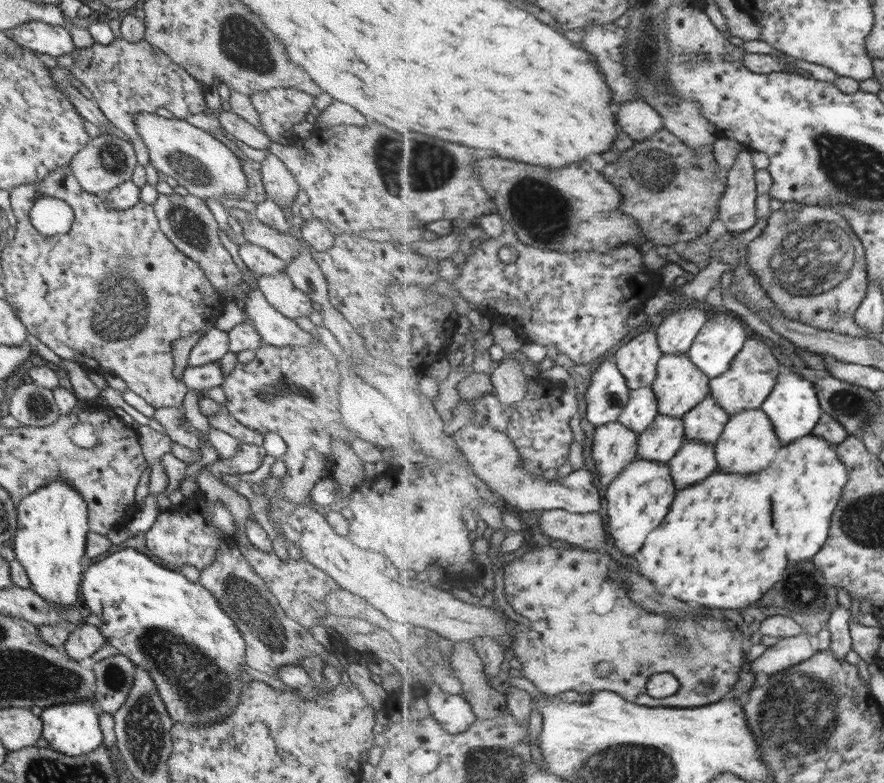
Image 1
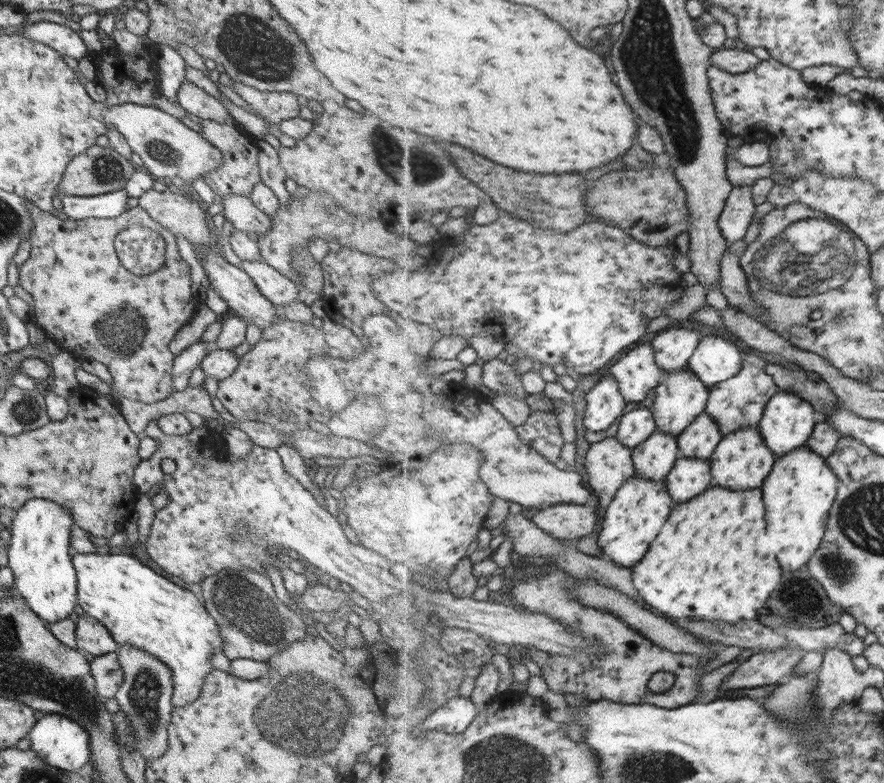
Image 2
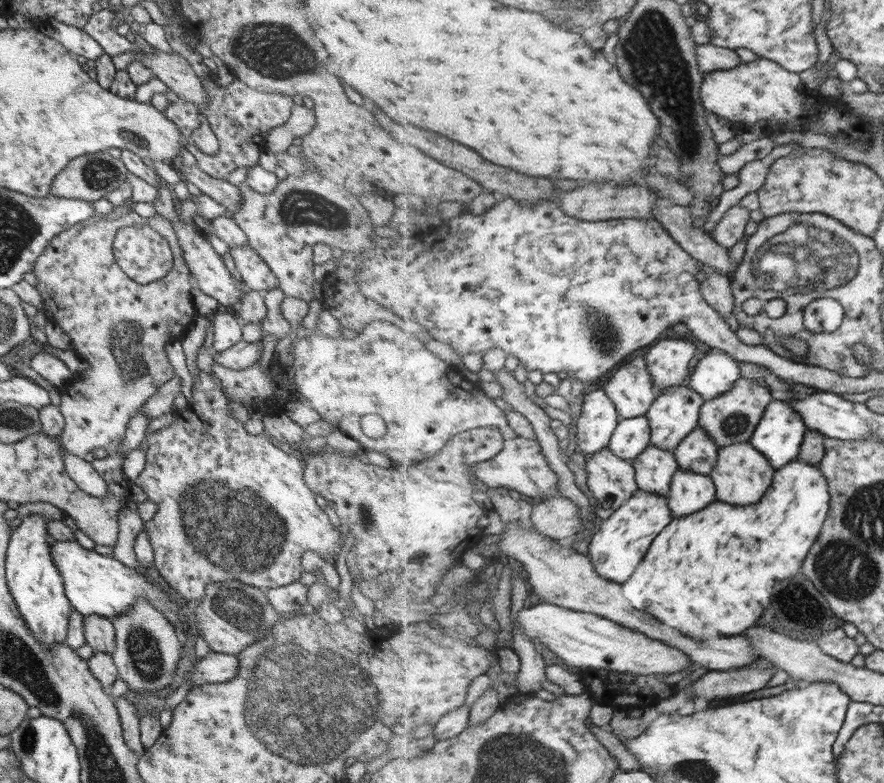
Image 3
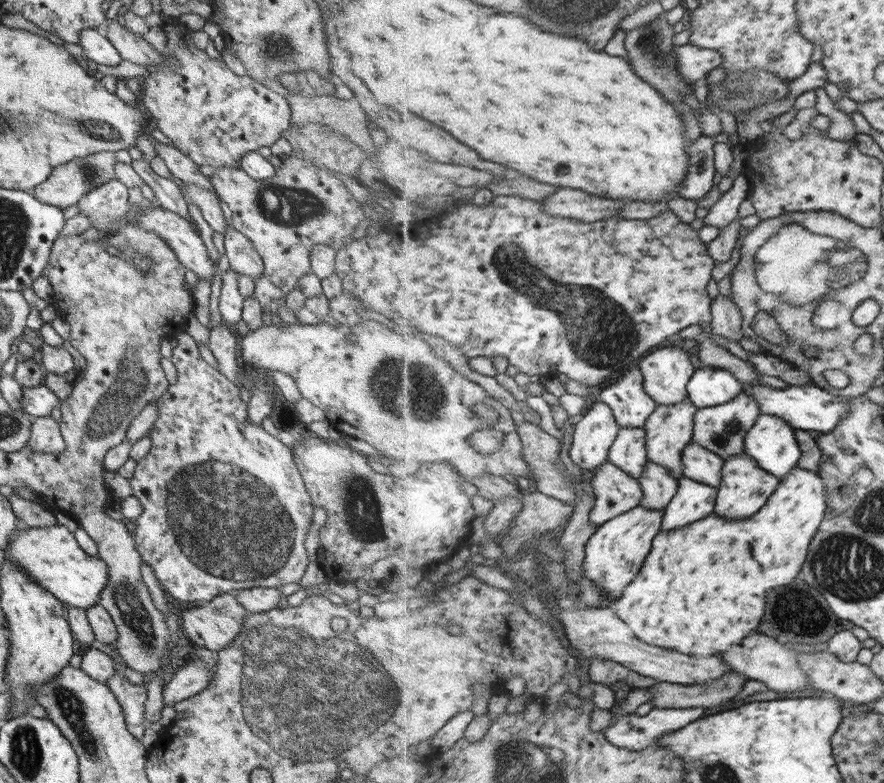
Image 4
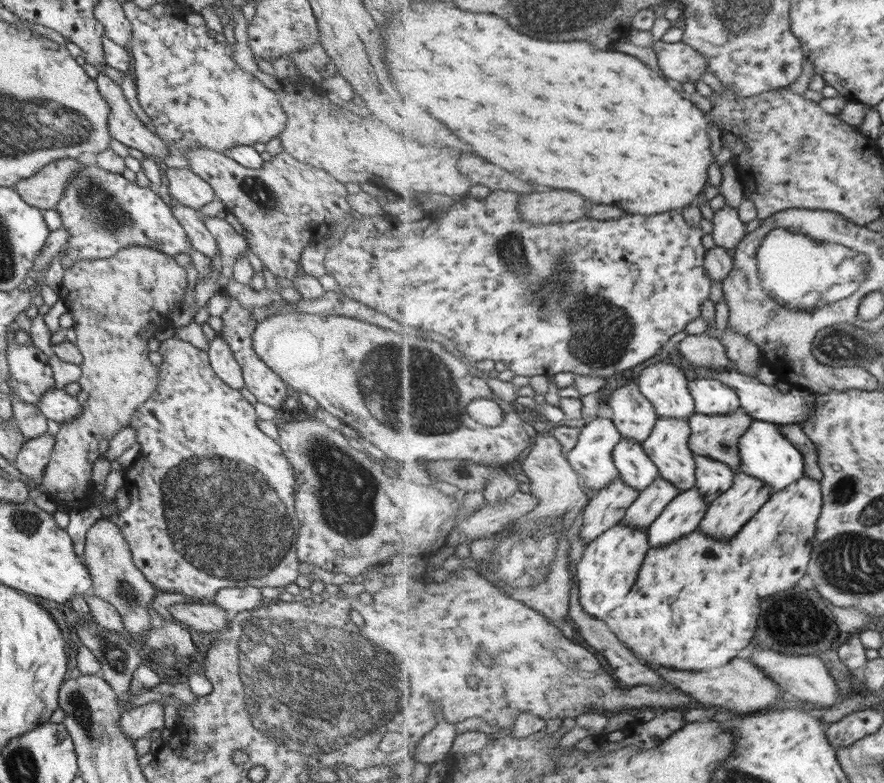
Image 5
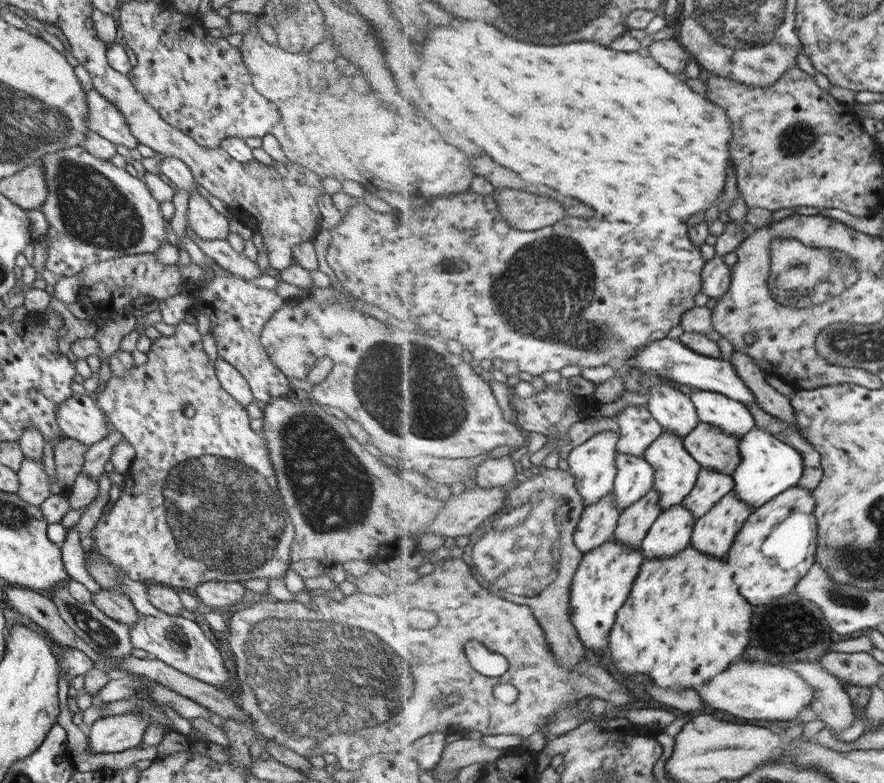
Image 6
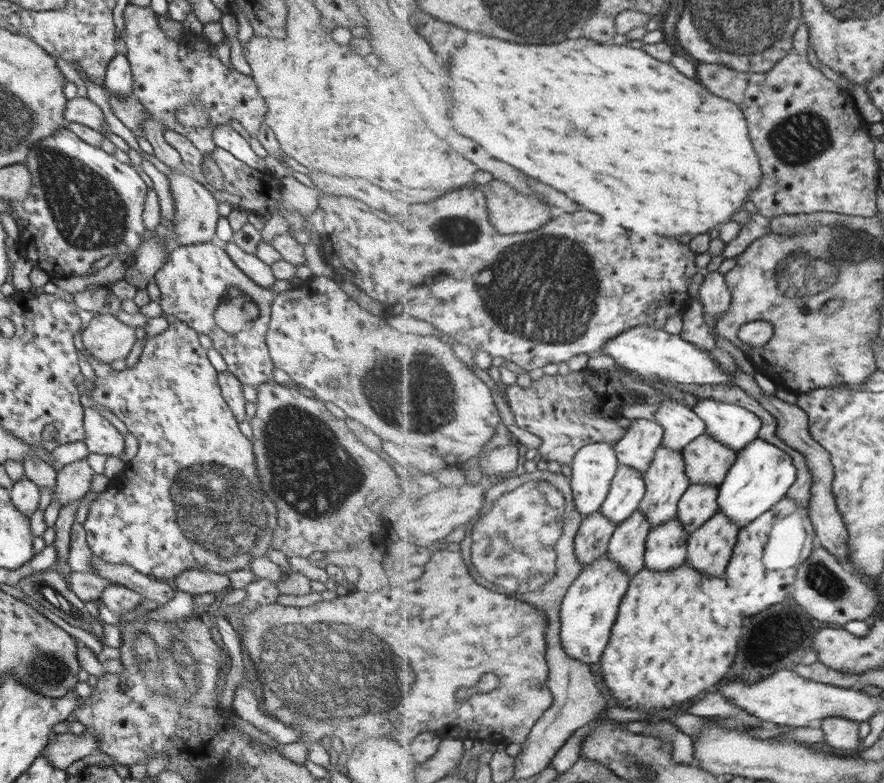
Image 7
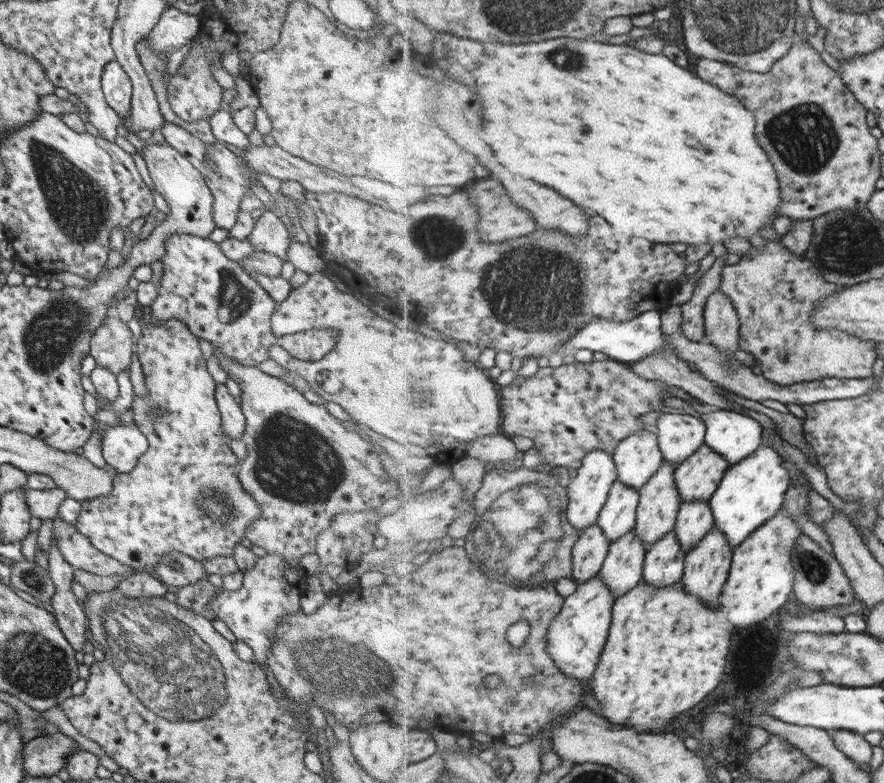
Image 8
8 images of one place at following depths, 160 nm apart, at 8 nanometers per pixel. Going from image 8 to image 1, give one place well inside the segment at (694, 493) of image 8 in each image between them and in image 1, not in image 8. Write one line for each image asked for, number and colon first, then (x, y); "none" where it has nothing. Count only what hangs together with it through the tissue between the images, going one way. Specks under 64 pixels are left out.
1: (751, 378)
2: (740, 402)
3: (734, 417)
4: (723, 429)
5: (718, 436)
6: (715, 449)
7: (709, 461)

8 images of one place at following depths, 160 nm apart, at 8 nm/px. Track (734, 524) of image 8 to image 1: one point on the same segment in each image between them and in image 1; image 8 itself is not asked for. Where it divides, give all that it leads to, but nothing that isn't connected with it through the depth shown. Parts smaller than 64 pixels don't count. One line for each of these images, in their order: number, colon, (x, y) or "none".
1: (794, 406)
2: (789, 420)
3: (780, 436)
4: (772, 442)
5: (766, 452)
6: (769, 466)
7: (763, 474)

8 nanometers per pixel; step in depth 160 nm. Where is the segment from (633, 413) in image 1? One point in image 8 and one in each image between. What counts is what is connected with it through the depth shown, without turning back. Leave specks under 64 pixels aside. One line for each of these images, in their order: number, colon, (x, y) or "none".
2: (635, 427)
3: (633, 435)
4: (629, 451)
5: (637, 468)
6: (636, 478)
7: (628, 489)
8: (619, 516)

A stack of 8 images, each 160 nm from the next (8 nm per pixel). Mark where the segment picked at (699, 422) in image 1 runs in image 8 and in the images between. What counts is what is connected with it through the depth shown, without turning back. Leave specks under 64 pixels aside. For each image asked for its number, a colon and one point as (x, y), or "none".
2: (700, 440)
3: (698, 452)
4: (700, 463)
5: (714, 477)
6: (712, 486)
7: (700, 504)
8: (696, 519)

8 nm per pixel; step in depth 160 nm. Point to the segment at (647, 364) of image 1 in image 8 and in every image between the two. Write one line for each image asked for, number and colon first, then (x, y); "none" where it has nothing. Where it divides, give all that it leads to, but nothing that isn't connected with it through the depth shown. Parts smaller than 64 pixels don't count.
2: (638, 372)
3: (631, 386)
4: (631, 403)
5: (634, 414)
6: (639, 429)
7: (638, 447)
8: (638, 457)

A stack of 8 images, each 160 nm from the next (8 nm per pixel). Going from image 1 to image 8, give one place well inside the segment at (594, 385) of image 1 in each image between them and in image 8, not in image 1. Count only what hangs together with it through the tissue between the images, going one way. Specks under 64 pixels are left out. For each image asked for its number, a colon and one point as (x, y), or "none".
2: (605, 402)
3: (599, 420)
4: (593, 437)
5: (592, 456)
6: (593, 462)
7: (595, 466)
8: (588, 493)

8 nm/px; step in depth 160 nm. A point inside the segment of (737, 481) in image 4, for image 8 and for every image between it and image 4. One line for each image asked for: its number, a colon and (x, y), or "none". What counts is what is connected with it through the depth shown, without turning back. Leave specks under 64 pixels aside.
5: (733, 509)
6: (715, 533)
7: (711, 548)
8: (708, 564)

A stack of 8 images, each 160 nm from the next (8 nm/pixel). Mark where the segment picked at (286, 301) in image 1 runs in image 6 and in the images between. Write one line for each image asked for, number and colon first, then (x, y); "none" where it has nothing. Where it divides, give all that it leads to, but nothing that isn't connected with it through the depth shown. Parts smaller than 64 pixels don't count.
2: (280, 291)
3: (250, 269)
4: (243, 259)
5: (229, 243)
6: (201, 218)

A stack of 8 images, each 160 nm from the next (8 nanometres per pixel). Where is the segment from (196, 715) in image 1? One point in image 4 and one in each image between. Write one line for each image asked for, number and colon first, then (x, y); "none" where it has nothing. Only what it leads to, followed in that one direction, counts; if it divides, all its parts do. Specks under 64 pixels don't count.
2: (140, 608)
3: (94, 584)
4: (50, 554)

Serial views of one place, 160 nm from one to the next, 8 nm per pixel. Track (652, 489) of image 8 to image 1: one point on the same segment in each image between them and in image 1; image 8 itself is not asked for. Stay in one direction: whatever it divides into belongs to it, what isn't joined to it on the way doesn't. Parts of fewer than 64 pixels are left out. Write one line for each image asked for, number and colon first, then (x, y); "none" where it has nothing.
1: (681, 385)
2: (681, 397)
3: (676, 412)
4: (670, 429)
5: (668, 445)
6: (677, 472)
7: (667, 480)

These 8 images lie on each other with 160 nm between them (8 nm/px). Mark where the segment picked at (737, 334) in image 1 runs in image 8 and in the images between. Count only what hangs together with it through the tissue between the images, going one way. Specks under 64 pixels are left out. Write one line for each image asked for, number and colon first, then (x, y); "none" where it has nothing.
2: (717, 358)
3: (715, 374)
4: (710, 386)
5: (713, 397)
6: (734, 417)
7: (735, 426)
8: (736, 436)

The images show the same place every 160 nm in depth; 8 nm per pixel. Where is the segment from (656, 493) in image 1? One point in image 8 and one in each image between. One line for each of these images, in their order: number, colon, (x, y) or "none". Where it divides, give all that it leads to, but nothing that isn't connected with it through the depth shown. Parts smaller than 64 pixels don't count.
2: (633, 520)
3: (619, 546)
4: (618, 550)
5: (610, 566)
6: (605, 578)
7: (591, 607)
8: (577, 639)

